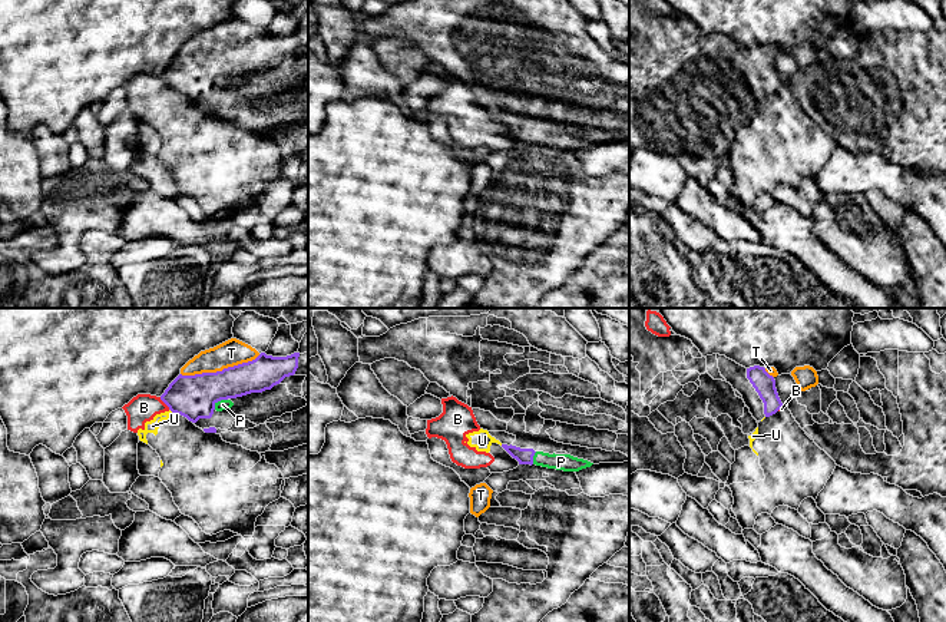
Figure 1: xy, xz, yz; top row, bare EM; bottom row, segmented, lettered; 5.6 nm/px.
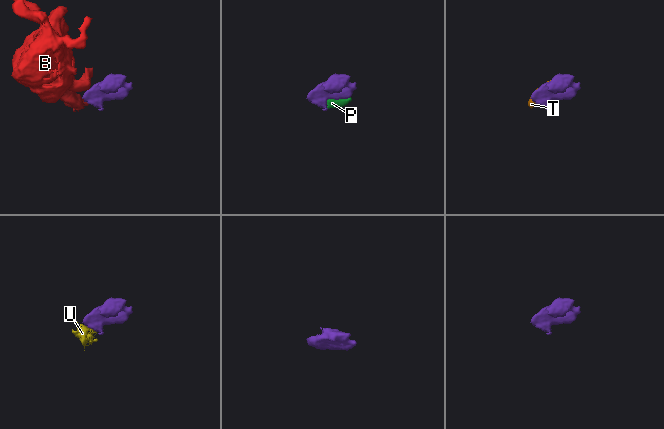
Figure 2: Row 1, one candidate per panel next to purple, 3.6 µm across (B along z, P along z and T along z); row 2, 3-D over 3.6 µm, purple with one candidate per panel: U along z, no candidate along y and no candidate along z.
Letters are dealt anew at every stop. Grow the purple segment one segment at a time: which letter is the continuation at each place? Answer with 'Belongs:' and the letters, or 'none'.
Belongs: P, T

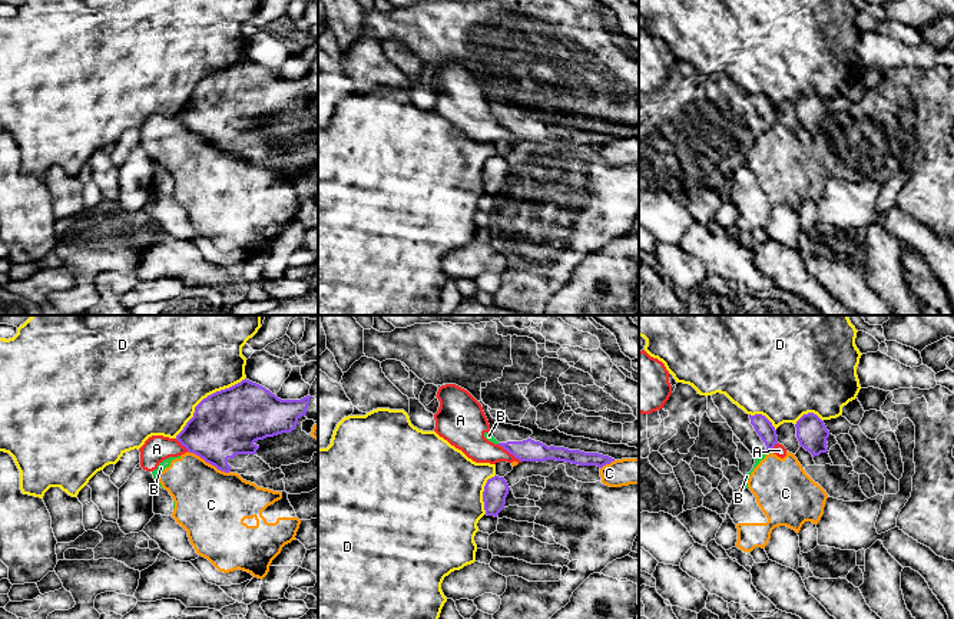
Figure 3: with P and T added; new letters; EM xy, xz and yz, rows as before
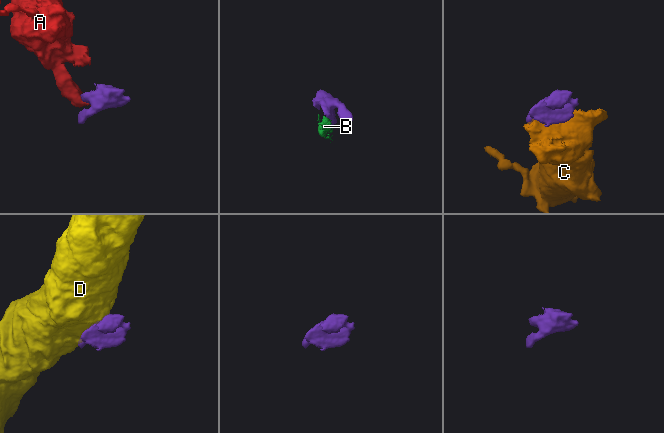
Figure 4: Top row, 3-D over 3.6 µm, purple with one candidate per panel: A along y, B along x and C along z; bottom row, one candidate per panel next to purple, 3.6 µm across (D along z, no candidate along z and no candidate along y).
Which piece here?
Belongs: none

